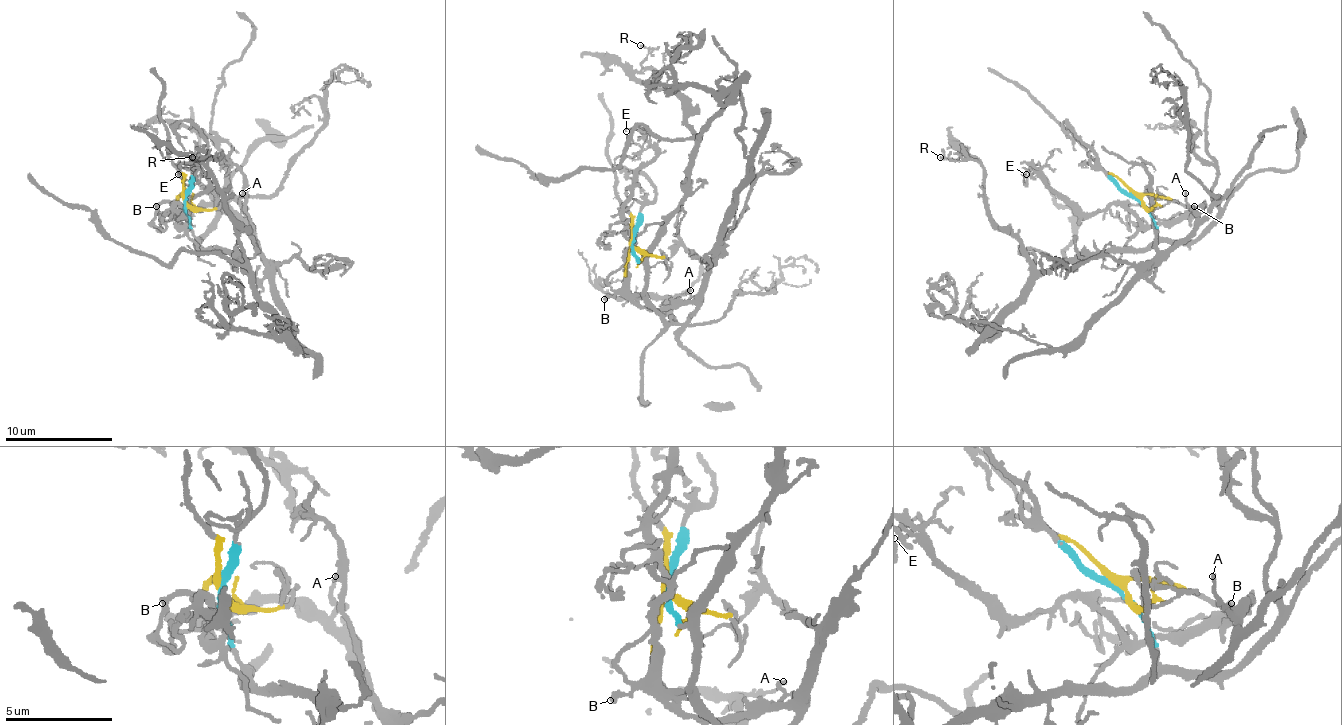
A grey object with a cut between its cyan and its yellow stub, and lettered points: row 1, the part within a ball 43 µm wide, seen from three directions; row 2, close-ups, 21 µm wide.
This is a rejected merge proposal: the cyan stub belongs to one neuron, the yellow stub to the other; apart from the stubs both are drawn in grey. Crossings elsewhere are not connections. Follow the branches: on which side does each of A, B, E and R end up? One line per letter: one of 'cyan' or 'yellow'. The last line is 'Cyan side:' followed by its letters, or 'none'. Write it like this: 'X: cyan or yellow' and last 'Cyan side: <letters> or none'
A: yellow
B: yellow
E: yellow
R: cyan
Cyan side: R

